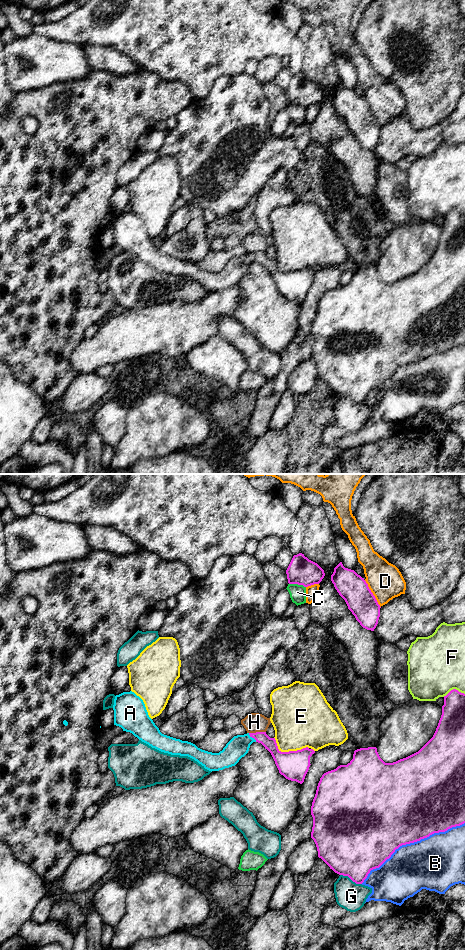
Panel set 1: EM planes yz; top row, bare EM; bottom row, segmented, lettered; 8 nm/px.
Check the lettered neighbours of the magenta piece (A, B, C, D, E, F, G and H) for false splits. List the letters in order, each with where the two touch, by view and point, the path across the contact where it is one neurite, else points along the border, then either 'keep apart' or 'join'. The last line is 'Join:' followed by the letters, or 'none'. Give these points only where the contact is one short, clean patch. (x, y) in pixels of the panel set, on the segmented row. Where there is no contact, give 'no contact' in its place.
A: yz (252, 737) | across yz (270, 744), (262, 737), (252, 737), (238, 746) | join
B: yz (410, 842) | keep apart
C: yz (297, 583) | along yz (289, 583), (302, 584), (305, 587) | keep apart
D: yz (372, 594) | keep apart
E: yz (289, 751) | keep apart
F: yz (453, 689) | keep apart
G: yz (351, 879) | keep apart
H: yz (257, 732) | along yz (265, 731), (249, 733) | keep apart
Join: A

